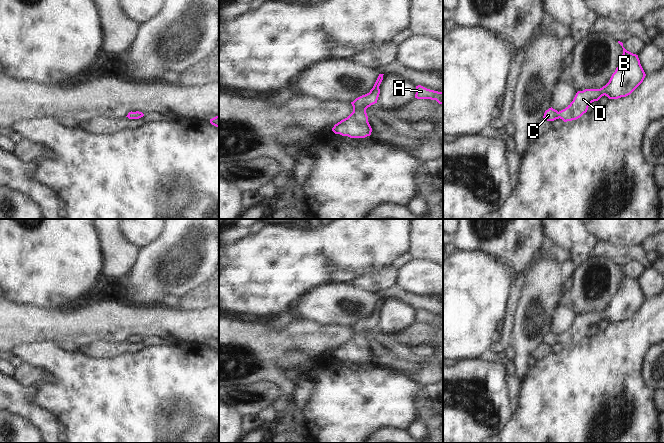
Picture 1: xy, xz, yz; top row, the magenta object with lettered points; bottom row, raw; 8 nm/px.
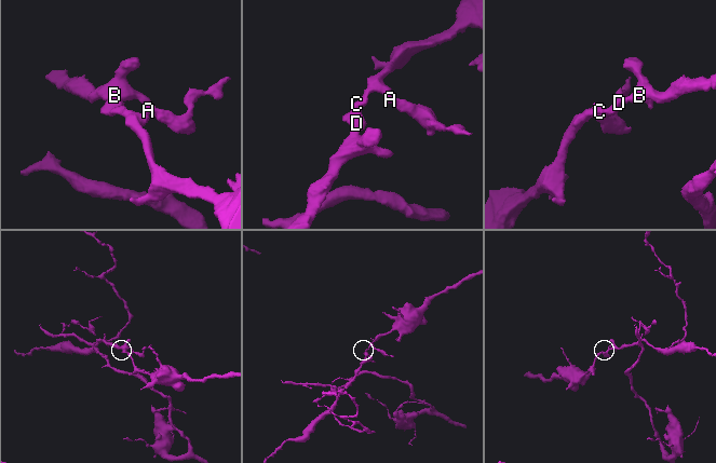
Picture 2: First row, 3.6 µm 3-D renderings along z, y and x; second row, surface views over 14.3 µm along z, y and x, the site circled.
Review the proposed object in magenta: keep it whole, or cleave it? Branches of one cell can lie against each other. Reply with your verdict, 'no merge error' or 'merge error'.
no merge error

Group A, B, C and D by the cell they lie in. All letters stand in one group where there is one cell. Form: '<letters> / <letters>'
A B C D

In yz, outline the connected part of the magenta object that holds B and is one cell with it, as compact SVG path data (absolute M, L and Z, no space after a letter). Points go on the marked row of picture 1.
M618 41L618 43L619 43L619 44L622 46L622 48L623 48L623 54L622 54L622 58L621 58L620 64L619 64L618 67L616 68L615 72L612 74L609 82L608 82L605 86L603 86L602 88L600 88L600 89L585 89L585 90L583 90L583 91L578 91L578 92L576 93L573 101L572 101L565 109L563 109L563 110L561 110L561 111L558 112L557 110L553 109L553 108L551 107L551 108L549 108L548 110L546 110L545 113L544 113L544 116L543 116L544 119L546 119L547 121L554 121L554 120L560 118L560 119L562 119L564 122L576 120L576 119L580 118L584 113L587 112L588 107L589 107L589 105L590 105L592 102L598 101L602 96L605 95L605 96L607 96L609 99L618 99L618 98L621 98L621 97L626 97L626 96L630 95L630 94L643 82L646 74L645 74L645 72L644 72L641 64L640 64L640 60L639 60L639 58L638 58L638 55L633 54L633 53L627 51L627 50L623 47L623 43L622 43L622 42Z

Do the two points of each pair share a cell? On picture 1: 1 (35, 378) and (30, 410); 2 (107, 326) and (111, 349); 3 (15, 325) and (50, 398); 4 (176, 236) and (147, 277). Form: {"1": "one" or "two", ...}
{"1": "two", "2": "two", "3": "two", "4": "one"}

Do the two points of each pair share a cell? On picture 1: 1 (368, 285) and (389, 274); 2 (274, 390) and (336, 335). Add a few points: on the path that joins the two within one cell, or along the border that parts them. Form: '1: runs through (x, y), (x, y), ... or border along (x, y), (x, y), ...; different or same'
1: runs through (373, 281), (384, 277); same
2: border along (255, 382), (275, 383), (281, 393); different

